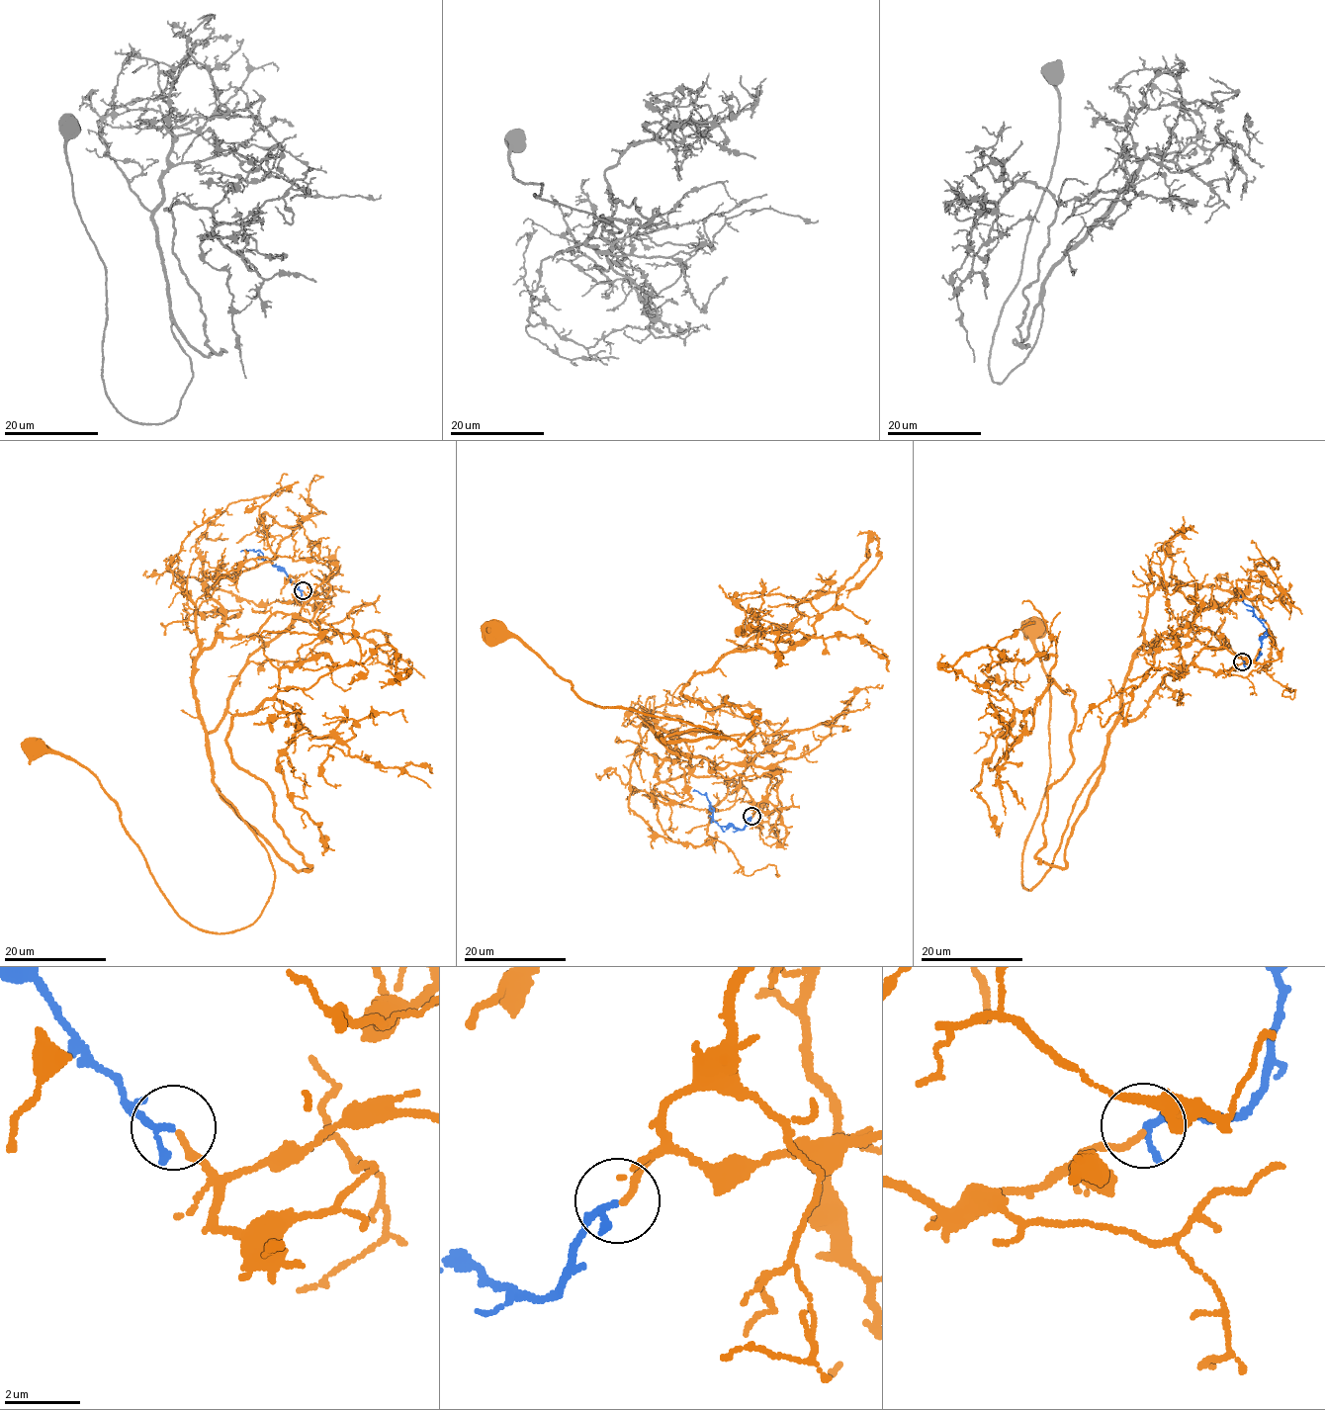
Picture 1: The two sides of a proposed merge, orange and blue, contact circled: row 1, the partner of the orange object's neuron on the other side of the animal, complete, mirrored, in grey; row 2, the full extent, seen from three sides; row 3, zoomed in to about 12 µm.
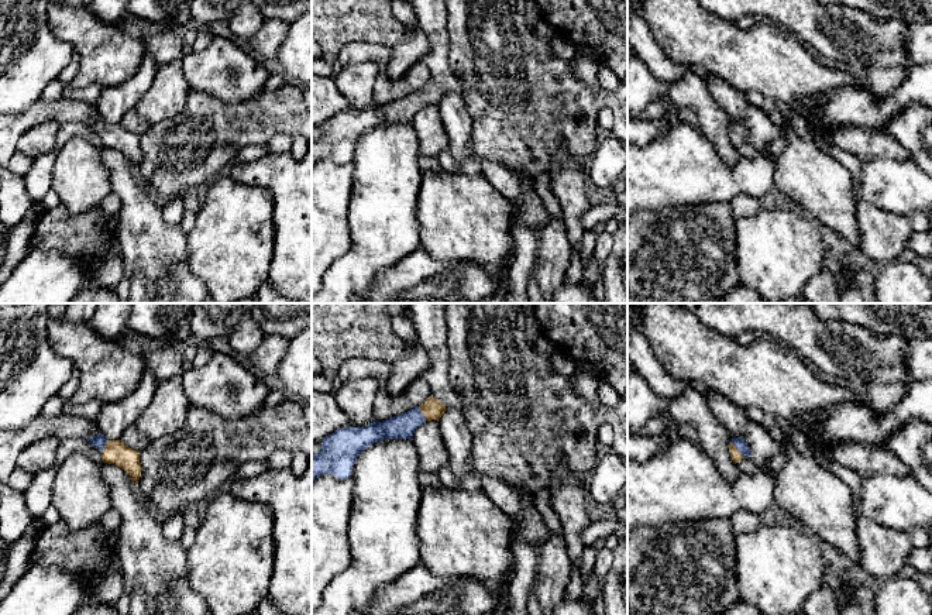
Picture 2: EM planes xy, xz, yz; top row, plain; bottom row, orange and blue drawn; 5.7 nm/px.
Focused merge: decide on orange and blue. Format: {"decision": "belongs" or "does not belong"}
{"decision": "belongs"}

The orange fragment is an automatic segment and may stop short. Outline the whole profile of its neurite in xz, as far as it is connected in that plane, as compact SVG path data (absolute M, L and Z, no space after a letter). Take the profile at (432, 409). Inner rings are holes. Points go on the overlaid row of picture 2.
M427 398L420 406L389 418L374 420L362 427L341 427L321 440L321 450L312 456L312 484L324 474L340 480L351 477L351 470L360 453L384 439L412 439L415 430L426 420L437 420L446 406L436 398Z

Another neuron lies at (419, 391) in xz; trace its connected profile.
M419 378L409 385L403 396L415 406L420 406L430 398L430 386L423 378Z

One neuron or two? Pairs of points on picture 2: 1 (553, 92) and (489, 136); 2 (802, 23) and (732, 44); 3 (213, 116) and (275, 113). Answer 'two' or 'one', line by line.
1: one
2: two
3: one

